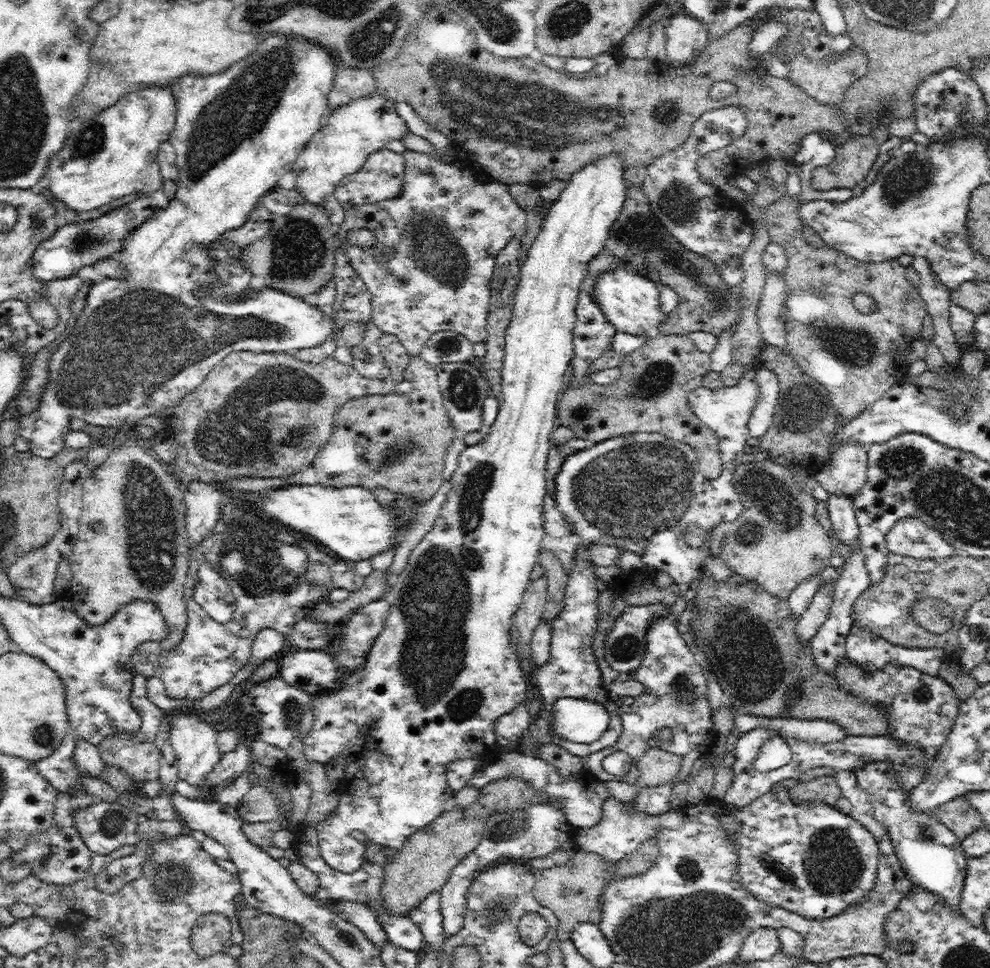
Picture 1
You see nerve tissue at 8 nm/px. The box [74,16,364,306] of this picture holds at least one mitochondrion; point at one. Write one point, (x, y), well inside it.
(241, 112)

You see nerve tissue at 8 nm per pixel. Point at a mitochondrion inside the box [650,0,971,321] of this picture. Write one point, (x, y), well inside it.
(904, 182)

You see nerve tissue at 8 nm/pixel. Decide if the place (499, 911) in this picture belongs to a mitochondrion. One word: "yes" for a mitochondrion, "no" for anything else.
yes

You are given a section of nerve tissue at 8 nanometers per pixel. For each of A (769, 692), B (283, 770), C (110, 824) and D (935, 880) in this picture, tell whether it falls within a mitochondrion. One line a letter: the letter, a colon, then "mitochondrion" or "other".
A: mitochondrion
B: other
C: mitochondrion
D: other

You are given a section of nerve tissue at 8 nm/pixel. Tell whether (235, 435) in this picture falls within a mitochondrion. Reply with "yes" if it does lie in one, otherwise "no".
yes

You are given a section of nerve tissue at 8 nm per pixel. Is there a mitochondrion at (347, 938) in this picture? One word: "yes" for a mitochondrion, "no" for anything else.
no

